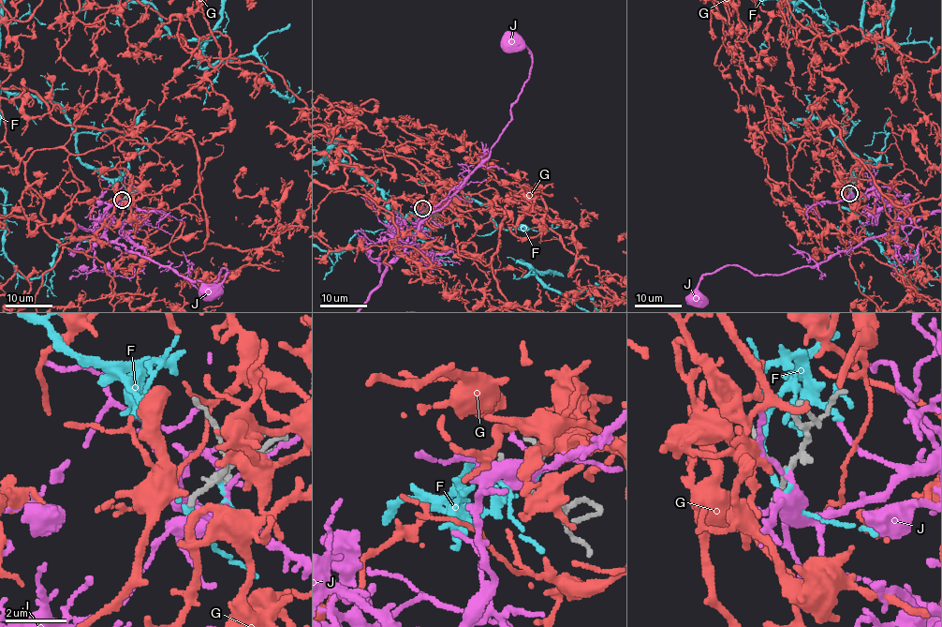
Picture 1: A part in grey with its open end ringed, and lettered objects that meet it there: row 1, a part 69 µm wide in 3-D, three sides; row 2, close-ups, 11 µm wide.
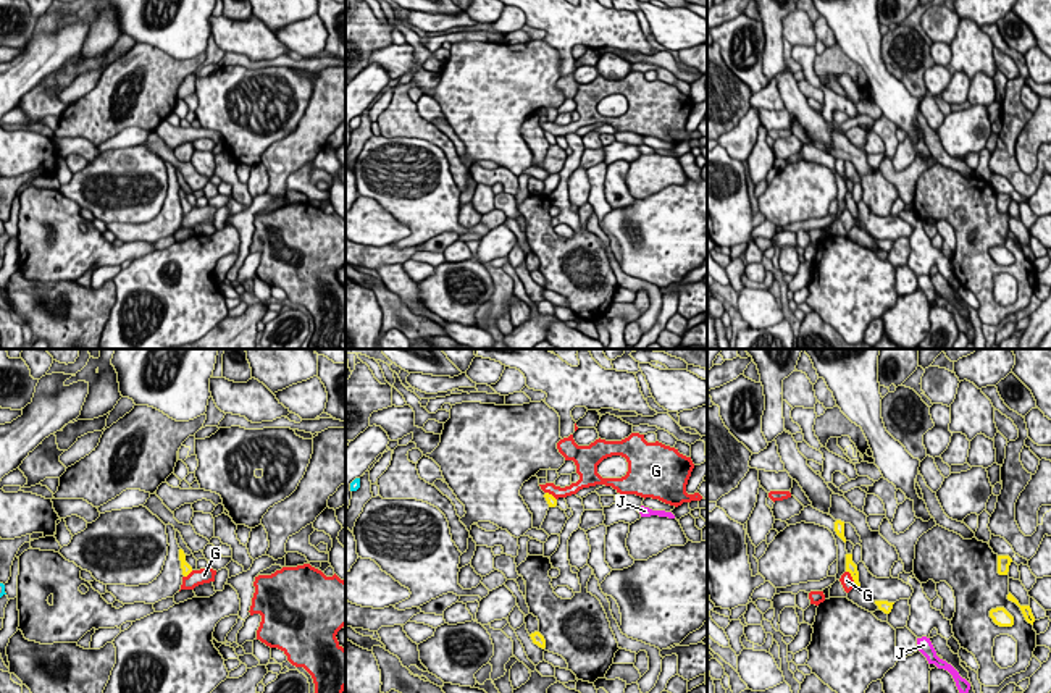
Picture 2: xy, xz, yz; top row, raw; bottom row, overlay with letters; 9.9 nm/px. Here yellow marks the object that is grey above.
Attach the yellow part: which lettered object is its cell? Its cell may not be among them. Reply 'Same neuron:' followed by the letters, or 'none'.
Same neuron: none

